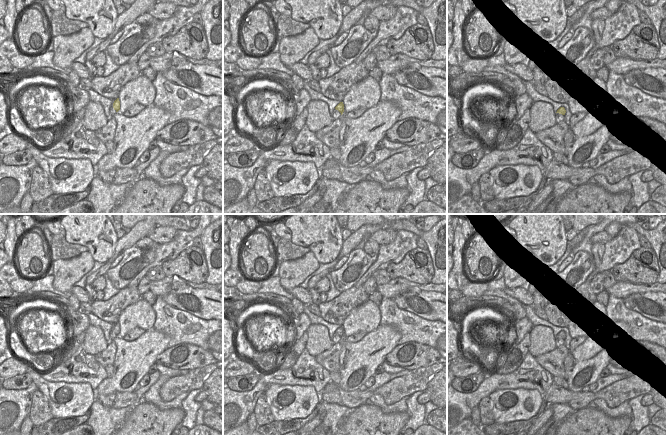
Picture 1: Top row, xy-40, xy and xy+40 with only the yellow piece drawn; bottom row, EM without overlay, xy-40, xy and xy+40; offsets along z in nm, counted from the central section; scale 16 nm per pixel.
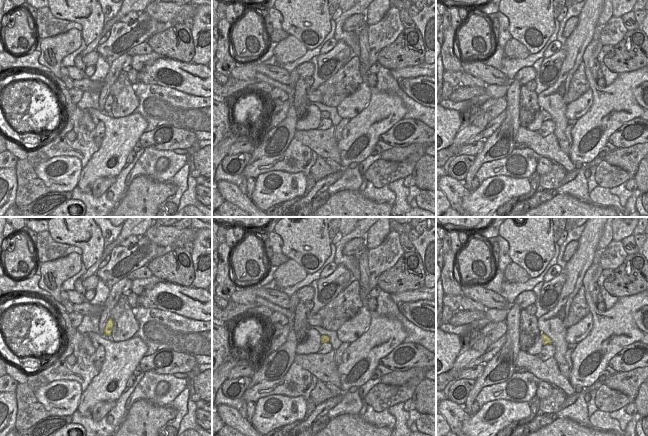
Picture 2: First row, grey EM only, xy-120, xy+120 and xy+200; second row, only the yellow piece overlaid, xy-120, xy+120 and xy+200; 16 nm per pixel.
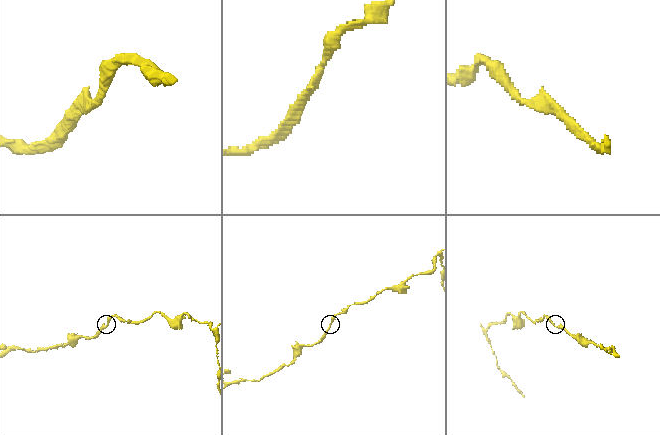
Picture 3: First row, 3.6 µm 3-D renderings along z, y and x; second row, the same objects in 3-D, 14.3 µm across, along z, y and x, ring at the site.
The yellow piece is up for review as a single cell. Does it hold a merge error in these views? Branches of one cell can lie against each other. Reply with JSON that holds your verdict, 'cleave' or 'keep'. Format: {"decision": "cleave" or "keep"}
{"decision": "keep"}

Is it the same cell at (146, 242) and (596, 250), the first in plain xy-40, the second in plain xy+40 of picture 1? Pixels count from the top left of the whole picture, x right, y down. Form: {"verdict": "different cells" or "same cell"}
{"verdict": "same cell"}

